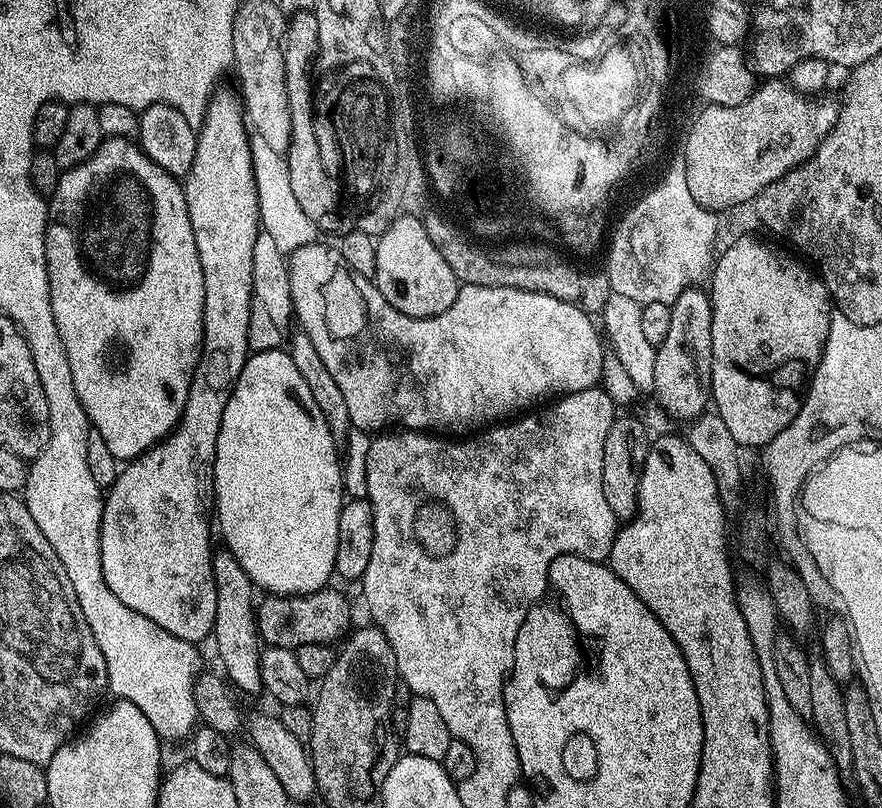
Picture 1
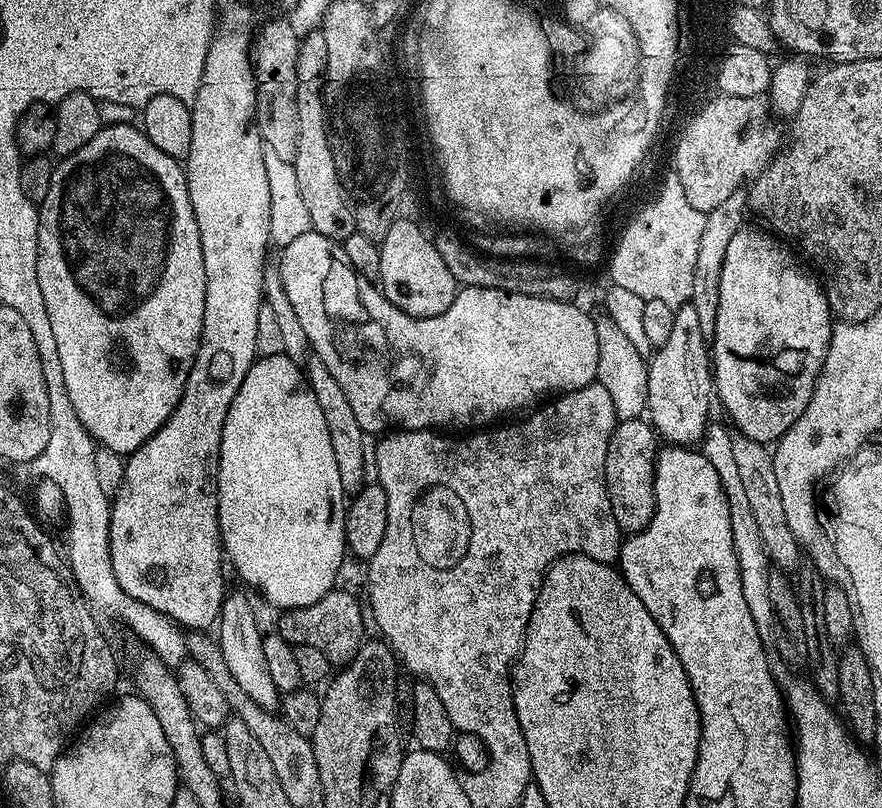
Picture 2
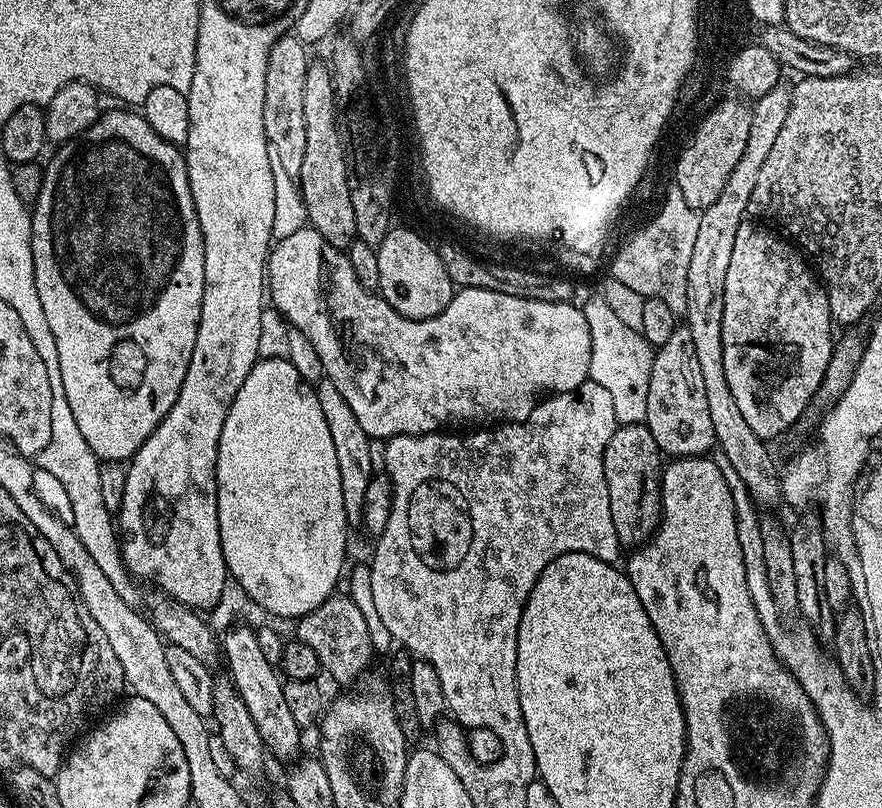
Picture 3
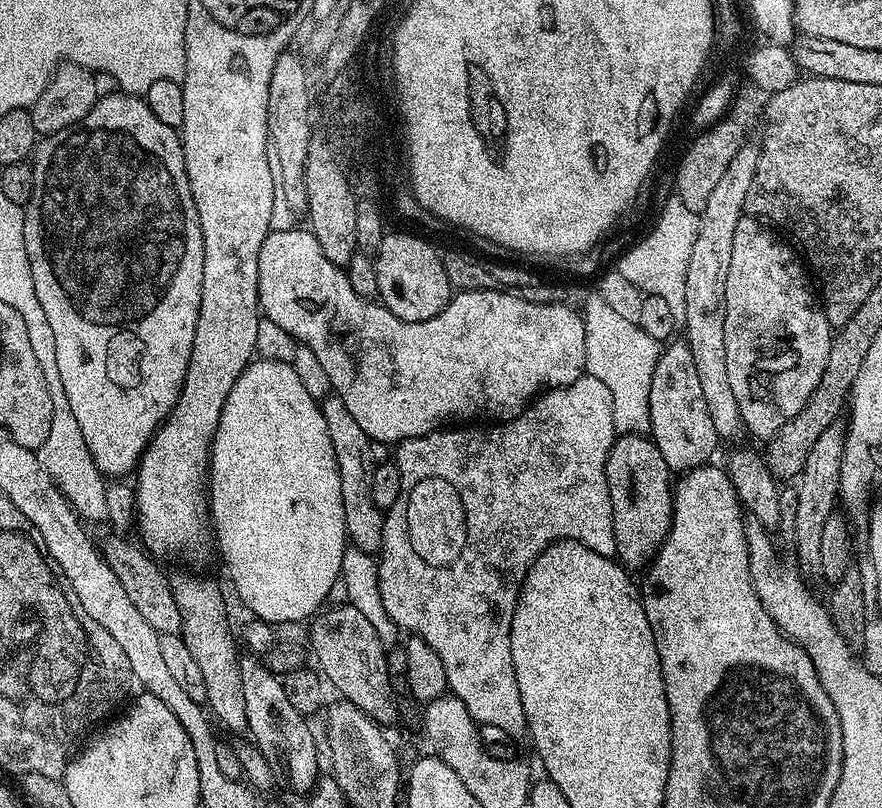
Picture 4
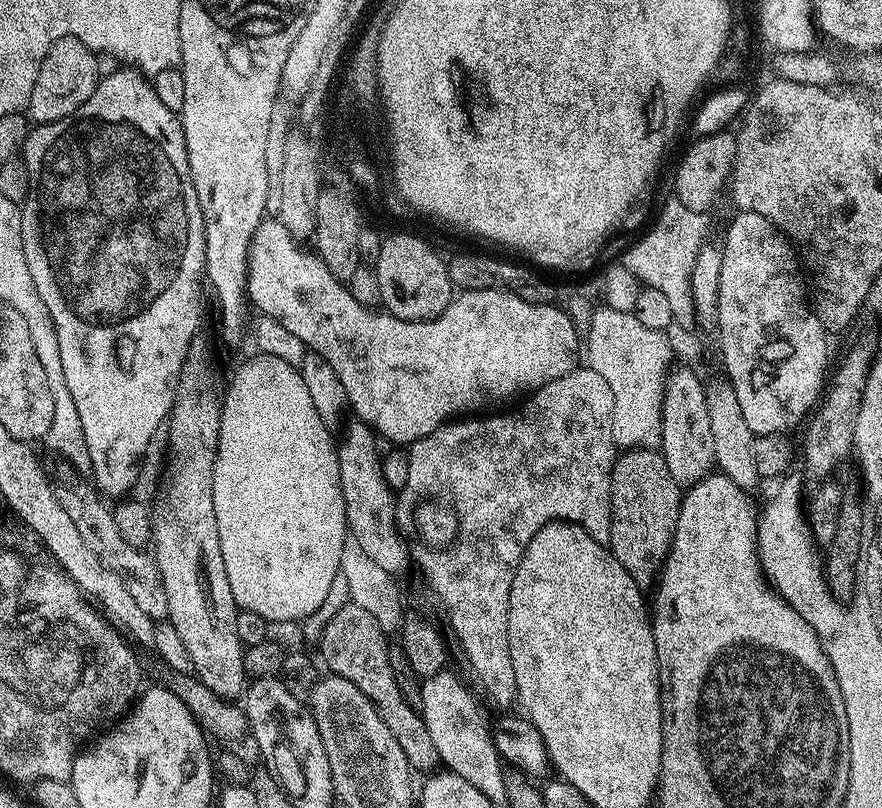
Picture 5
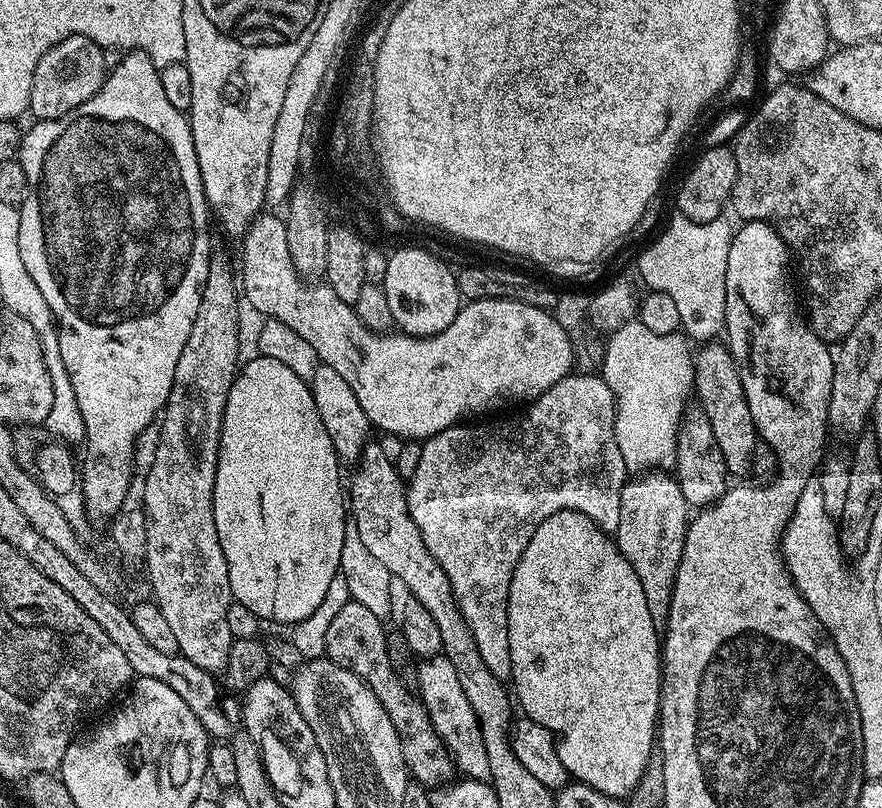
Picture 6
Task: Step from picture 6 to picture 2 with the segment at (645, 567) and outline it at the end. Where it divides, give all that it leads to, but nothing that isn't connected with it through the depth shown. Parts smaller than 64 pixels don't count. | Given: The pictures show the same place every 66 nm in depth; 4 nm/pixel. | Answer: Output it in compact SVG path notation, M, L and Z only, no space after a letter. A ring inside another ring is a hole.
M647 419L619 421L612 431L610 446L606 450L604 481L608 487L610 510L621 533L641 532L654 514L656 503L652 483L656 473L657 451L658 437Z

